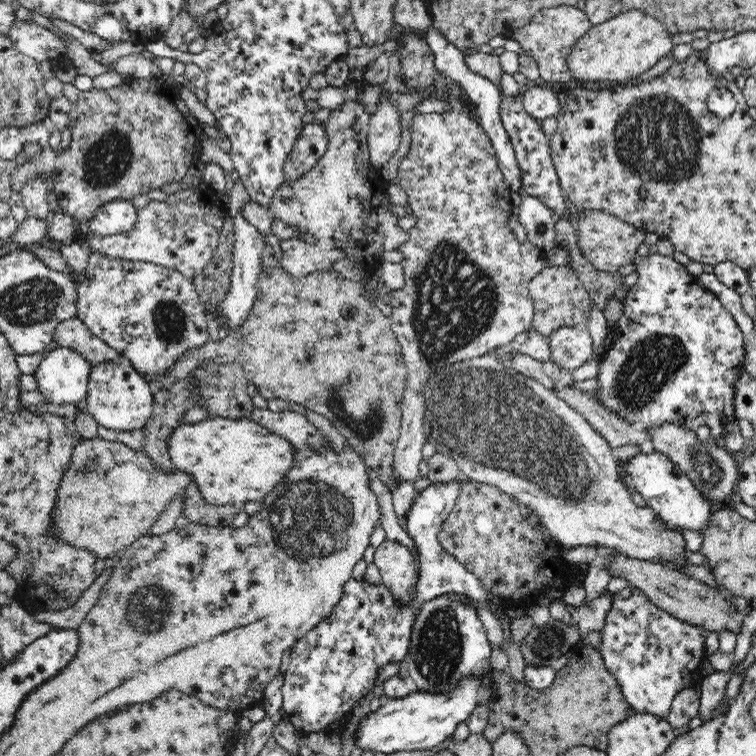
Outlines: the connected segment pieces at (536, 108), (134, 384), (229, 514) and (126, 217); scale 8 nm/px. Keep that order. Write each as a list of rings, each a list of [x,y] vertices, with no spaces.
[[[539,88],[523,90],[523,104],[525,110],[536,120],[542,121],[550,116],[557,117],[561,112],[563,93],[555,89]]]
[[[104,361],[93,365],[89,372],[86,406],[99,426],[110,430],[135,430],[148,424],[153,414],[154,389],[132,365]]]
[[[190,483],[183,493],[183,516],[189,523],[195,523],[210,527],[229,527],[230,522],[241,511],[241,507],[233,504],[222,506],[210,505],[204,502],[198,488]]]
[[[116,199],[104,204],[96,216],[90,220],[90,233],[98,236],[108,236],[127,233],[138,222],[138,208],[132,201]]]

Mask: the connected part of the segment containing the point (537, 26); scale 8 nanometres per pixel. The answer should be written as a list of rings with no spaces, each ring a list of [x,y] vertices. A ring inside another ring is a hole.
[[[554,6],[540,11],[524,26],[514,30],[510,37],[524,48],[524,53],[533,57],[539,67],[539,77],[546,82],[565,83],[573,79],[568,58],[575,45],[588,33],[593,24],[587,19],[585,11],[575,6]]]

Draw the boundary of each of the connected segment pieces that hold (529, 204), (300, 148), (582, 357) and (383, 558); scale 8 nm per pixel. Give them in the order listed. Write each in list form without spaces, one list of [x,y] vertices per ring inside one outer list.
[[[526,195],[523,197],[519,210],[519,221],[527,232],[529,243],[547,251],[557,246],[556,236],[556,214],[544,204],[538,197]]]
[[[311,121],[302,130],[300,138],[294,142],[292,154],[284,164],[288,181],[298,181],[316,166],[328,148],[328,131],[322,121]]]
[[[563,327],[556,330],[550,341],[550,360],[573,371],[594,356],[594,342],[584,327]]]
[[[386,540],[375,554],[374,563],[382,576],[382,583],[396,602],[412,606],[417,598],[420,573],[418,560],[406,547]]]

